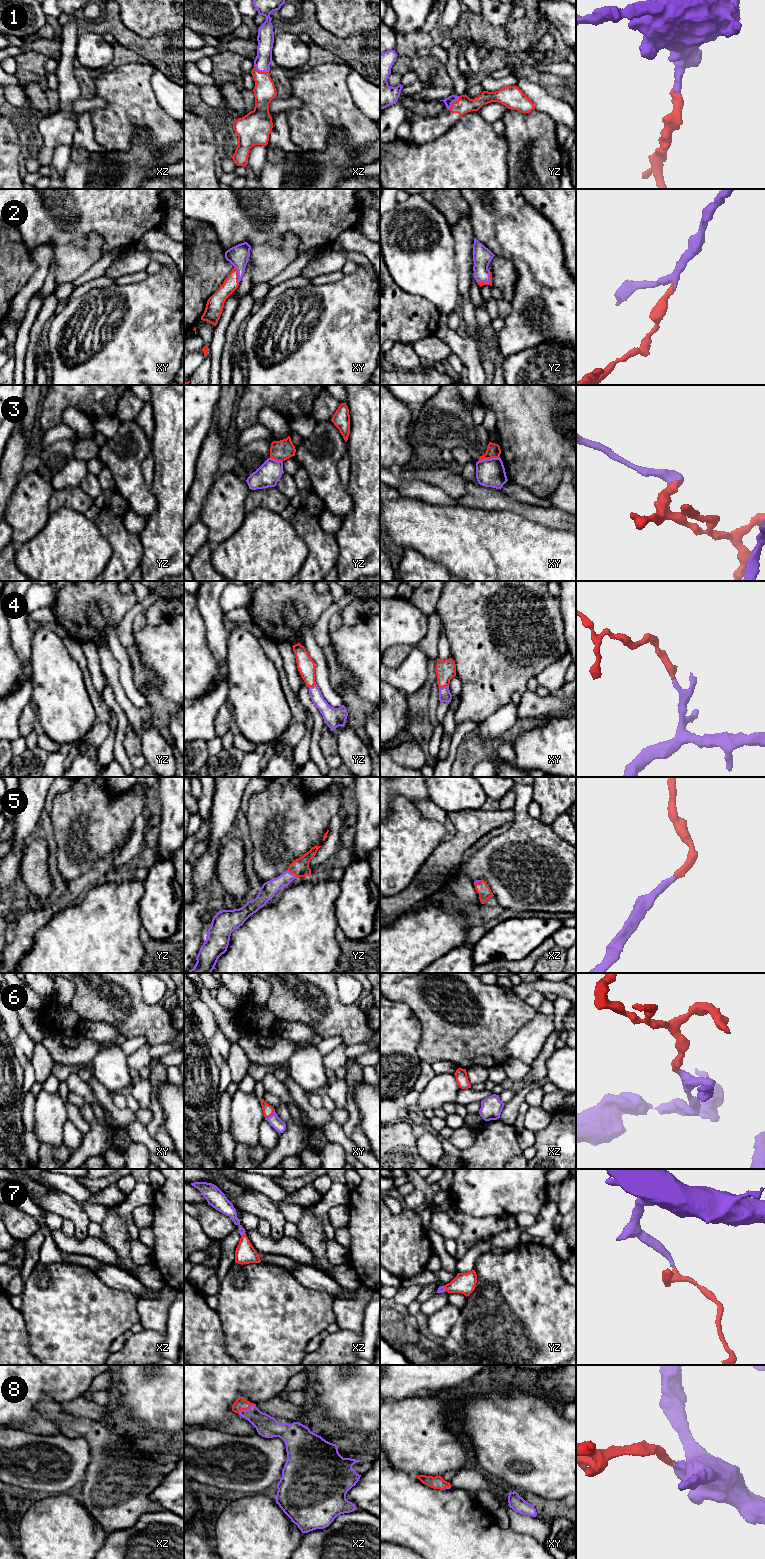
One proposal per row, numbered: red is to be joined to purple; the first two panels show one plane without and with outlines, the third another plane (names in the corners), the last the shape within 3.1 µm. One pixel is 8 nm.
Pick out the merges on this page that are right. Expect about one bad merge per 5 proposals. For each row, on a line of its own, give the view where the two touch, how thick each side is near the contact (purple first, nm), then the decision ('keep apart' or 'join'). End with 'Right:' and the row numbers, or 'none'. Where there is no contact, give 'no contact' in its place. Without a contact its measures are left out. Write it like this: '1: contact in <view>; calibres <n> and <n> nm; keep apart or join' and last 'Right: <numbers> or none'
1: contact in xz; calibres 140 and 180 nm; join
2: contact in yz; calibres 160 and 40 nm; join
3: contact in xy; calibres 220 and 110 nm; keep apart
4: contact in xy; calibres 100 and 160 nm; join
5: contact in yz; calibres 130 and 140 nm; join
6: contact in xy; calibres 90 and 90 nm; join
7: contact in xz; calibres 110 and 160 nm; join
8: contact in xz; calibres 170 and 100 nm; join
Right: 1, 2, 4, 5, 6, 7, 8

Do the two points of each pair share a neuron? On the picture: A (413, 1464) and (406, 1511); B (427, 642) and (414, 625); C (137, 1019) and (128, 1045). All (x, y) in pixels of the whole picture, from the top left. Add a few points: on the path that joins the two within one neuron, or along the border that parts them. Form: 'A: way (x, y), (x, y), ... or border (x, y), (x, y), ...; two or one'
A: border (390, 1465), (396, 1470), (403, 1470), (415, 1476); two
B: border (429, 616), (426, 635), (418, 643), (428, 659); two
C: border (122, 1039), (143, 1036), (147, 1042); two

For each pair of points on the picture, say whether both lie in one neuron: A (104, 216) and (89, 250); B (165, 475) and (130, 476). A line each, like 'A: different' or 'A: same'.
A: different
B: different

